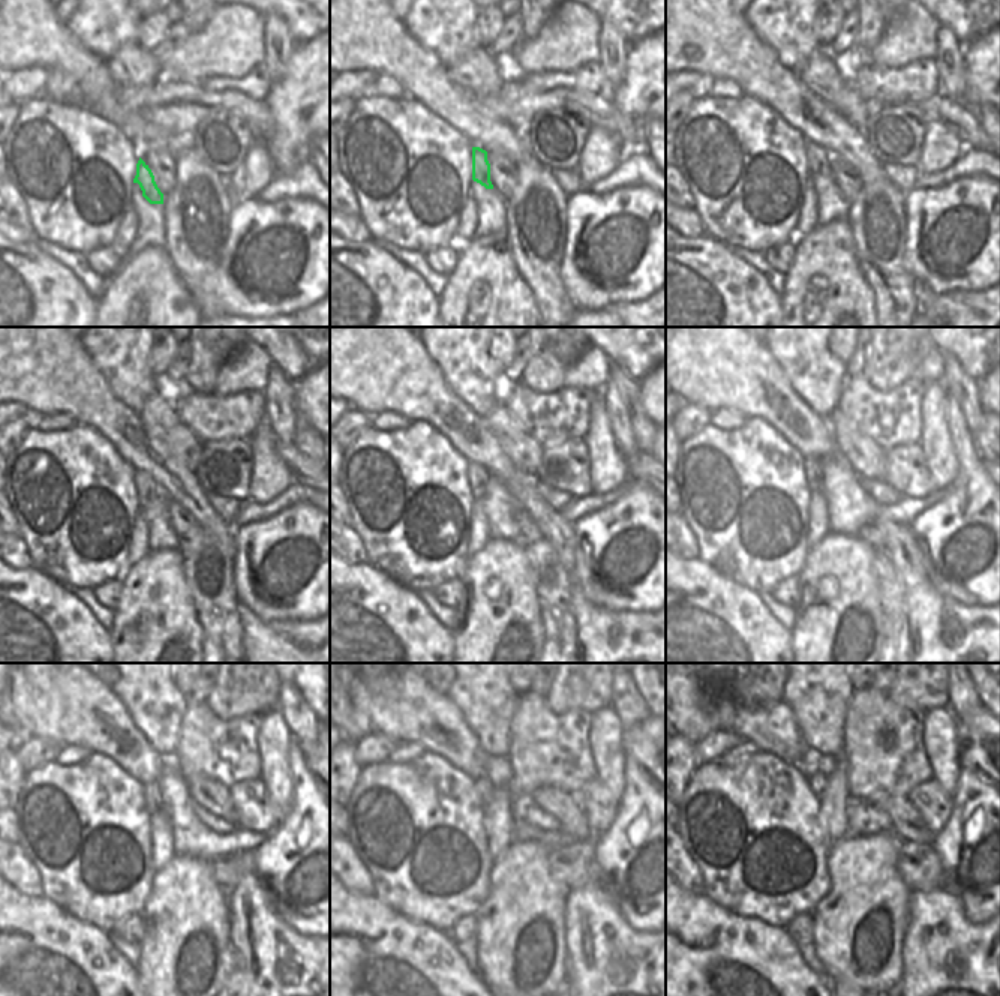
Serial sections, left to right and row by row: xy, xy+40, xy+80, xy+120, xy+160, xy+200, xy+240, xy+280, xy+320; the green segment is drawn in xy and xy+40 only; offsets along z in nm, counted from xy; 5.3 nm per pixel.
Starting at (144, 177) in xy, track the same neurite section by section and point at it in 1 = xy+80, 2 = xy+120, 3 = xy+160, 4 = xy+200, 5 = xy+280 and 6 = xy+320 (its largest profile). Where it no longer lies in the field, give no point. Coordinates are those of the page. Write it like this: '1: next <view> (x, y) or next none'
1: next xy+80 (817, 158)
2: next xy+120 (146, 488)
3: next xy+160 (477, 476)
4: next xy+200 (813, 468)
5: next xy+280 (483, 785)
6: next xy+320 (817, 780)

